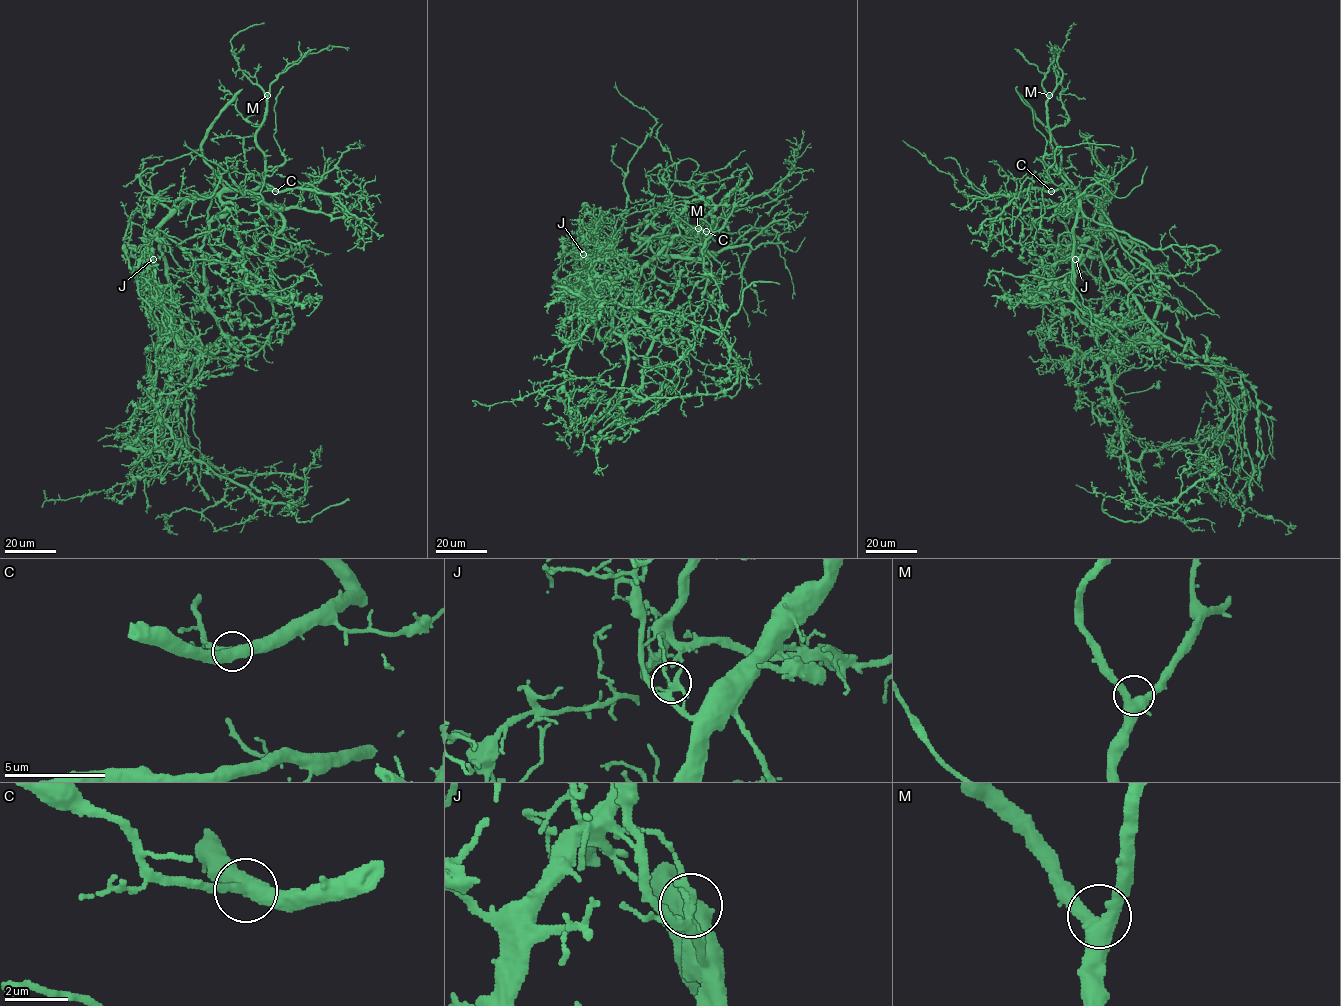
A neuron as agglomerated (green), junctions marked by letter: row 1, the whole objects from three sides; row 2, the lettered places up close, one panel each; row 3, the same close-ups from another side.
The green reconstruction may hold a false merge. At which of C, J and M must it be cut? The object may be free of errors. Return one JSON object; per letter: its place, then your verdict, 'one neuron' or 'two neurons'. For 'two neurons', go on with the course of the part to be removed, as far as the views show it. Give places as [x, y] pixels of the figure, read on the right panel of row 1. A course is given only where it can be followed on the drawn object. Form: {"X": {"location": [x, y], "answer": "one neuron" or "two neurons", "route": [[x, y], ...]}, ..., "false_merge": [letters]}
{"C": {"location": [1051, 191], "answer": "one neuron"}, "J": {"location": [1075, 259], "answer": "two neurons", "route": [[1075, 258], [1077, 314], [1139, 495], [1171, 503], [1218, 475], [1210, 461], [1200, 476], [1227, 490]]}, "M": {"location": [1049, 95], "answer": "one neuron"}, "false_merge": ["J"]}

